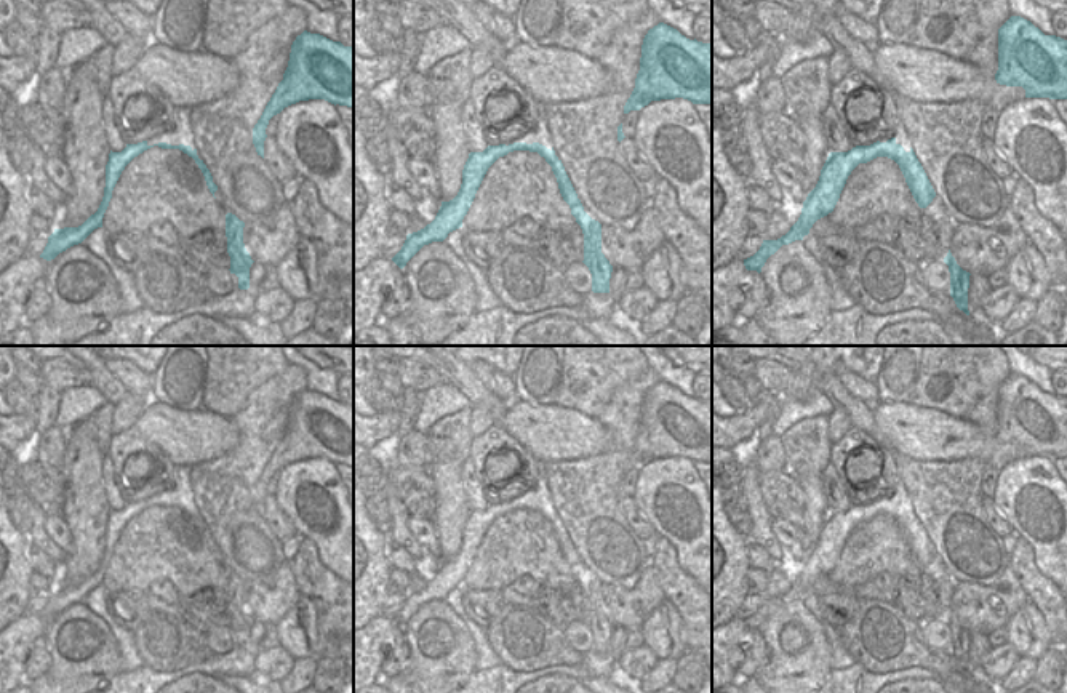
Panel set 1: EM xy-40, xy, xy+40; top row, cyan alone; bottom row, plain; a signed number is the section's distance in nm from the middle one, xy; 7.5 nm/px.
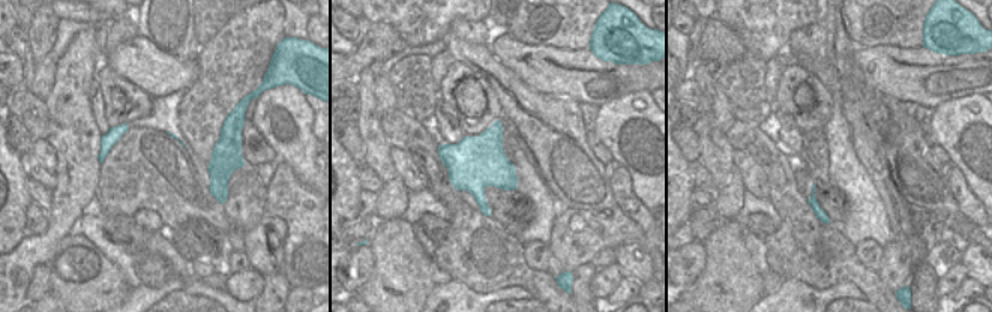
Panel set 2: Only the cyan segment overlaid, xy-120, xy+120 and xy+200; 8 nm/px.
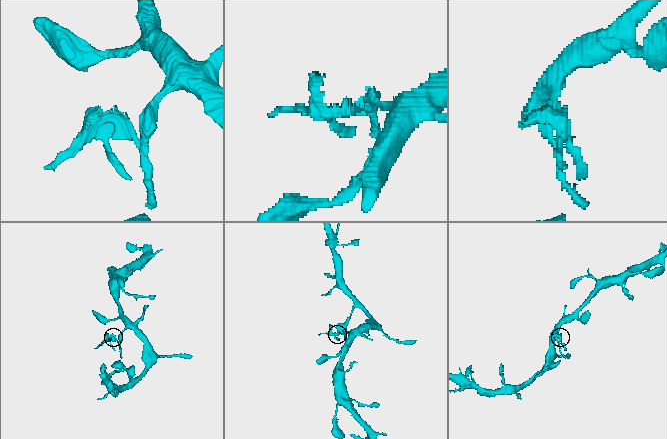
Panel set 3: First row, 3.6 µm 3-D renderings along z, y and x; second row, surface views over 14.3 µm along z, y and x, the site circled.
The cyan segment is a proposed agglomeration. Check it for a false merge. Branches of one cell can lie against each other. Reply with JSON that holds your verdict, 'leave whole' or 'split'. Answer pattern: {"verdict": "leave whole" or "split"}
{"verdict": "split"}

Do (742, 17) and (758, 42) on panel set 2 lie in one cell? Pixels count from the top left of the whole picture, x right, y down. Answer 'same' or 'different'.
same

